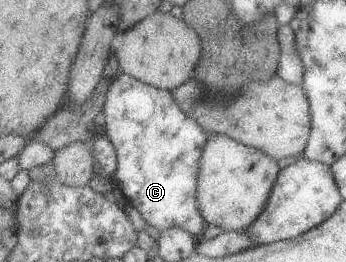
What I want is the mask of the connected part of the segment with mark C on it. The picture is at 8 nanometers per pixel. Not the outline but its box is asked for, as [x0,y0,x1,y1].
[106,72,210,238]

